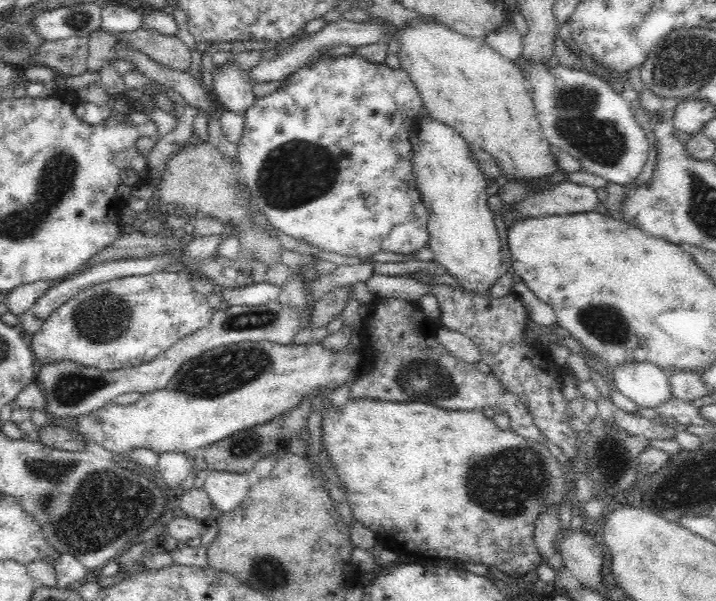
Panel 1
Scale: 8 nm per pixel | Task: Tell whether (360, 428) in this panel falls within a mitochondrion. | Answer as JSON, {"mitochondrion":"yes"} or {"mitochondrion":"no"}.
{"mitochondrion":"no"}

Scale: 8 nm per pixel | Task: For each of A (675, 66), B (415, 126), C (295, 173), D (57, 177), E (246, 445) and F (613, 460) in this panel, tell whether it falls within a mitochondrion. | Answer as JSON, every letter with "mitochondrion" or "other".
{"A":"mitochondrion","B":"other","C":"mitochondrion","D":"mitochondrion","E":"mitochondrion","F":"mitochondrion"}

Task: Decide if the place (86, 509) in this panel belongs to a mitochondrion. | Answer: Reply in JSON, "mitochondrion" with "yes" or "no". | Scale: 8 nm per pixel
{"mitochondrion":"yes"}

